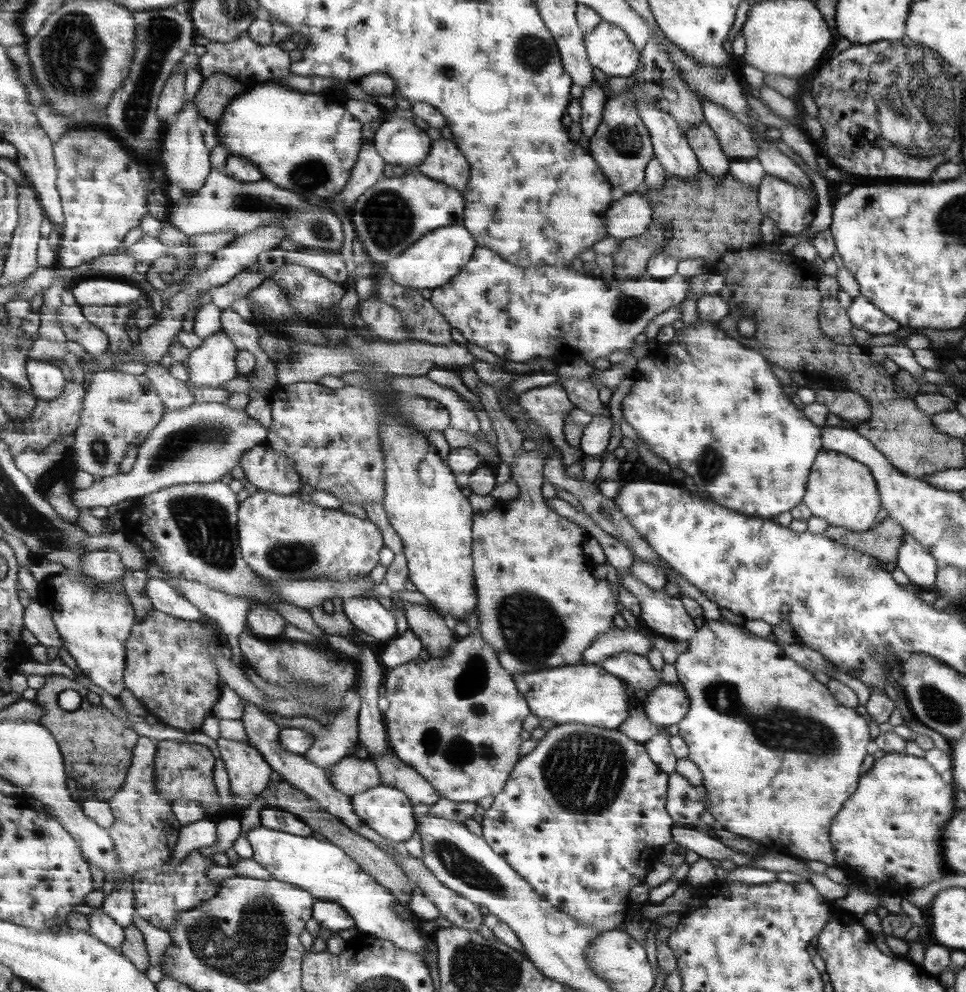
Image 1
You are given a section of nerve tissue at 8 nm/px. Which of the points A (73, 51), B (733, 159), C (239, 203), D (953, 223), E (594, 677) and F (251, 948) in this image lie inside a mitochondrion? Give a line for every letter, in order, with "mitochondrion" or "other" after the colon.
A: mitochondrion
B: other
C: mitochondrion
D: mitochondrion
E: other
F: mitochondrion

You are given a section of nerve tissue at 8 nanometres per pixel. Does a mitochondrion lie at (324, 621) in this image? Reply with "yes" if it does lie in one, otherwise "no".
no

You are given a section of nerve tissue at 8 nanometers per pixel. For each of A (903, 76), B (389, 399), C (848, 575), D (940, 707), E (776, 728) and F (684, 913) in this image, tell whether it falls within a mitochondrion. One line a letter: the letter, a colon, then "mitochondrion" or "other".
A: mitochondrion
B: other
C: mitochondrion
D: mitochondrion
E: mitochondrion
F: other

